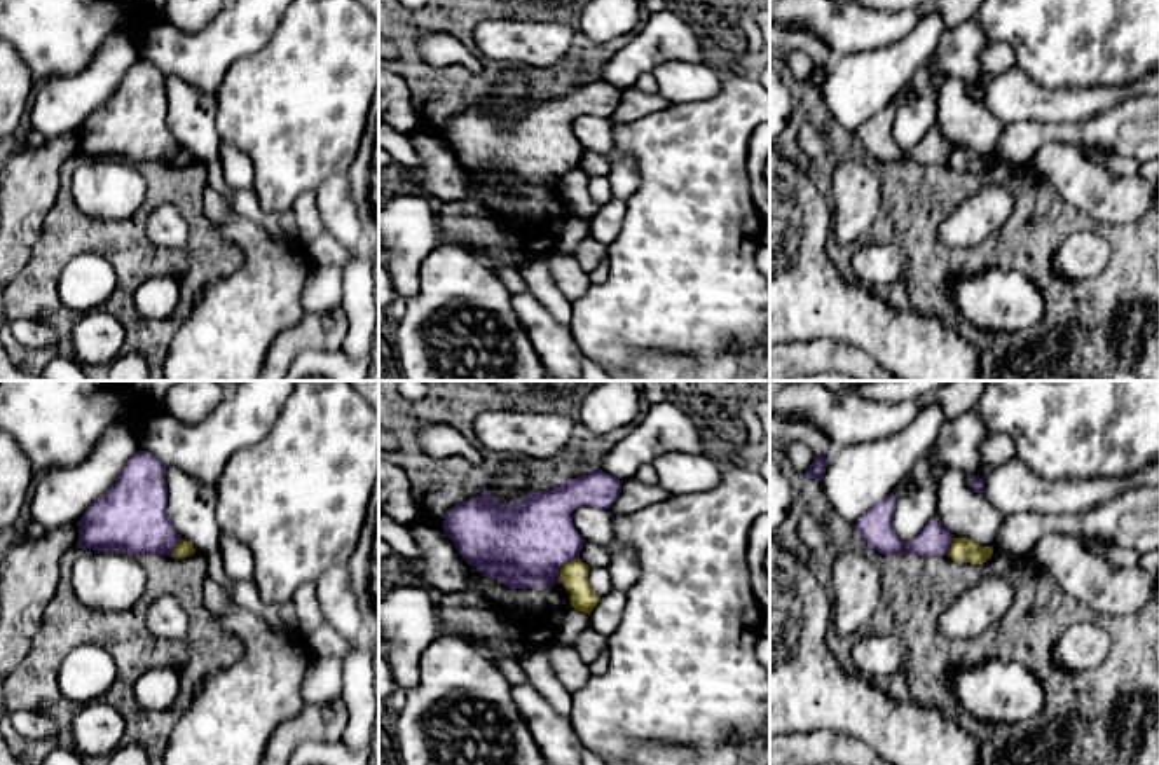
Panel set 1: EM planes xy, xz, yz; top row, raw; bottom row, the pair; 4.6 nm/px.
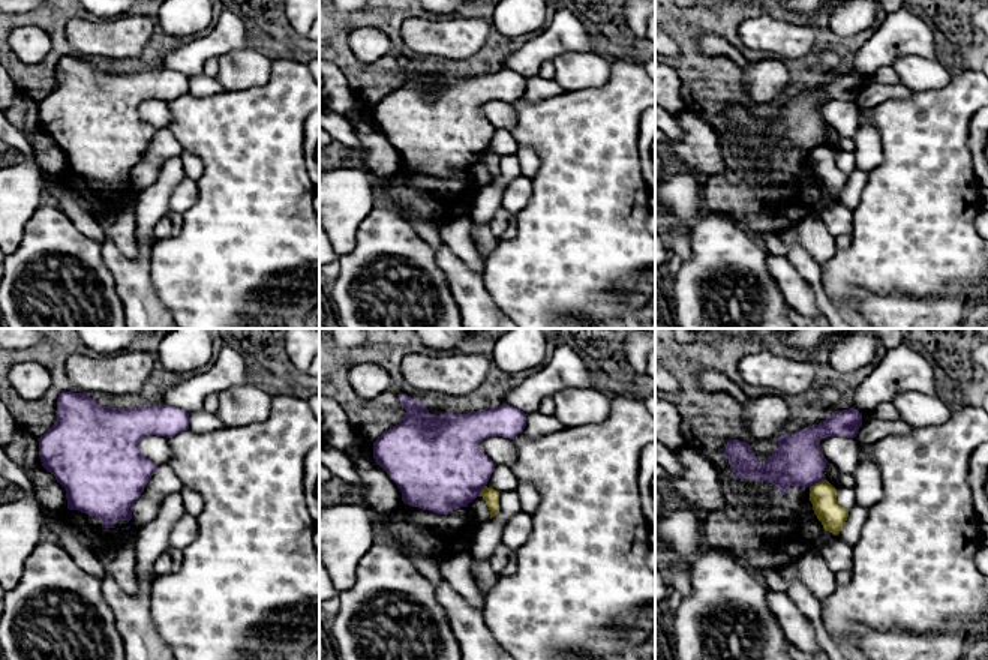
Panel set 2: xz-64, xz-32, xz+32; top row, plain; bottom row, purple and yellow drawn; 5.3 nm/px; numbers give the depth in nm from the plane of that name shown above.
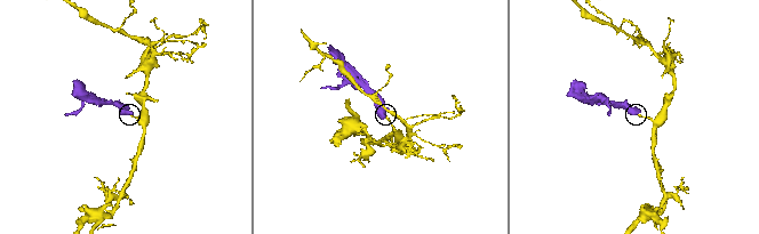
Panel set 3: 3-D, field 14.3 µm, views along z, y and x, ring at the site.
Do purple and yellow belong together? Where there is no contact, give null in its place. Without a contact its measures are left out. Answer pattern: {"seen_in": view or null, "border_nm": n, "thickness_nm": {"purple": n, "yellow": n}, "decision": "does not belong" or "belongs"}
{"seen_in": "xz", "border_nm": 160, "thickness_nm": {"purple": 360, "yellow": 130}, "decision": "does not belong"}

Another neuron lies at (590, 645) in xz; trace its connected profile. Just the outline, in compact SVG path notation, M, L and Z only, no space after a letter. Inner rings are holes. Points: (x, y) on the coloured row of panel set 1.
M588 627L578 636L573 648L578 651L578 657L590 665L607 653L607 636Z

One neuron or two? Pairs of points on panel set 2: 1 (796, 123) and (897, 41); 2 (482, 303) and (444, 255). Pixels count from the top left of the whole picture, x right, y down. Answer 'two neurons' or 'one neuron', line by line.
1: two neurons
2: one neuron

